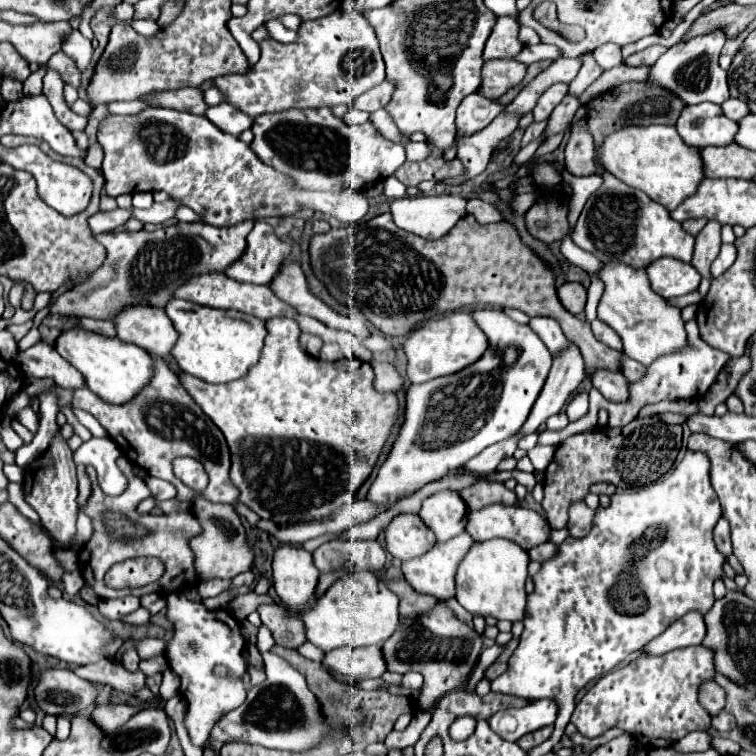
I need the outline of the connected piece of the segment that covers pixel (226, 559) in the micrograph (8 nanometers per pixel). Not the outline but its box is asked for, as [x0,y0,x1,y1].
[191,500,253,580]

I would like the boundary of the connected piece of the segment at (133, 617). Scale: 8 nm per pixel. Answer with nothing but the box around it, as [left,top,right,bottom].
[121,608,149,626]

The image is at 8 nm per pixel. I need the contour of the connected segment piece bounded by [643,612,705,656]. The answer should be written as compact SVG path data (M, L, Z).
M689 612L683 616L683 620L673 622L661 636L655 636L653 642L649 642L643 650L643 654L649 656L661 656L677 648L685 646L697 646L705 638L705 622L699 612Z

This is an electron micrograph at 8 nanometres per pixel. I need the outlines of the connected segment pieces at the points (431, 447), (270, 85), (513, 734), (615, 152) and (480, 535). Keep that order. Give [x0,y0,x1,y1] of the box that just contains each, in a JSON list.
[[369,308,553,508],[213,10,385,118],[489,700,557,742],[593,126,703,210],[465,504,549,550]]

